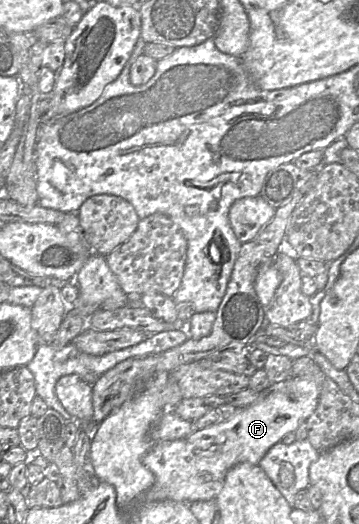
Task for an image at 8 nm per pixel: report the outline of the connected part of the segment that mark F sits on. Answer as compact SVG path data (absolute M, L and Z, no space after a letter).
M290 377L273 384L259 402L245 408L228 421L194 430L188 437L157 442L142 463L155 476L154 485L144 494L144 502L173 500L190 504L215 501L222 491L227 472L240 463L259 465L266 453L282 438L314 413L319 402L319 388L311 380Z

